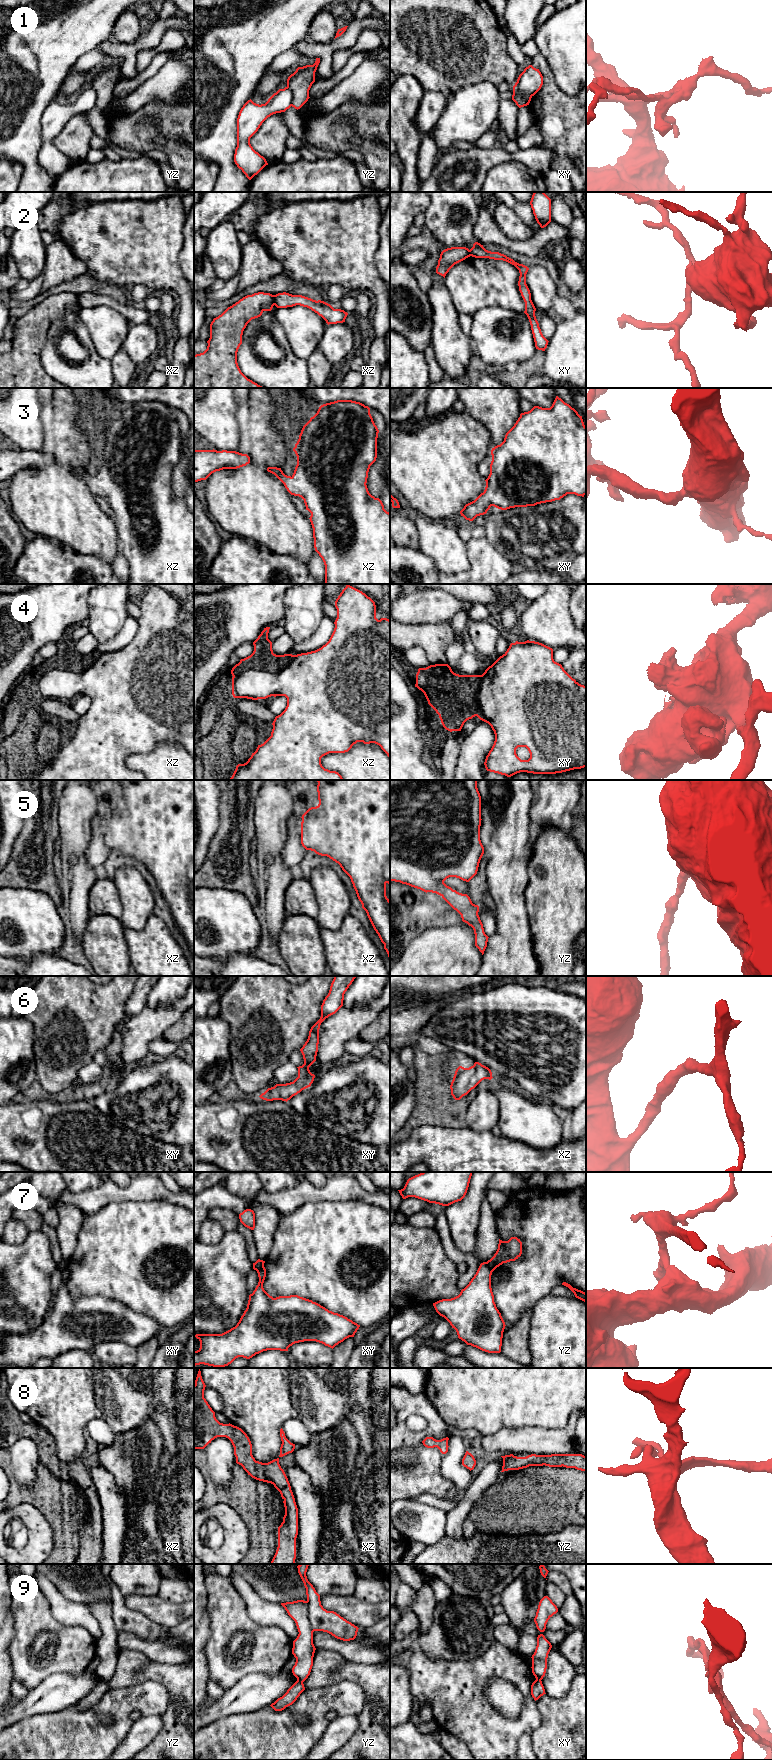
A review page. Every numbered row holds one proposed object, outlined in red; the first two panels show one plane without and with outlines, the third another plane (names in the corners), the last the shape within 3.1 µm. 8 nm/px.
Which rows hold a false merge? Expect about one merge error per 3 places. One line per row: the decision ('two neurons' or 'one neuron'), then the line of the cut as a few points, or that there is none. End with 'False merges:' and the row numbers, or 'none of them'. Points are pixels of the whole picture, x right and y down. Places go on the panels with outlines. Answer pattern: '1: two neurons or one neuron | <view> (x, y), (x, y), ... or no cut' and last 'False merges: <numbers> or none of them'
1: two neurons | yz (287, 86), (292, 93), (292, 105)
2: two neurons | xz (273, 295), (274, 304)
3: one neuron | no cut
4: two neurons | xy (481, 675), (478, 693), (472, 699), (444, 691), (437, 695)
5: one neuron | no cut
6: one neuron | no cut
7: two neurons | yz (486, 1262), (492, 1271)
8: one neuron | no cut
9: two neurons | yz (297, 1679), (302, 1682)
False merges: 1, 2, 4, 7, 9

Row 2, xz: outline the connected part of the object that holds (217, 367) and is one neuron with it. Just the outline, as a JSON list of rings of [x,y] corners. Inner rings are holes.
[[[258,292],[213,319],[207,349],[194,355],[194,388],[264,388],[241,372],[237,352],[247,324],[273,306],[274,295]]]

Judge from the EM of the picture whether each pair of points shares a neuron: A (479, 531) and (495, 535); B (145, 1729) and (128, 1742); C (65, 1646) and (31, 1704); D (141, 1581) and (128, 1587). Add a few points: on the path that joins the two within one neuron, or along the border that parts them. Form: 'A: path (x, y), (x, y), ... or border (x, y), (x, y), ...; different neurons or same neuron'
A: border (483, 527), (485, 536); different neurons
B: path (141, 1733), (132, 1742); same neuron
C: border (70, 1673), (52, 1673), (36, 1686), (29, 1689); different neurons
D: path (138, 1581), (134, 1581), (131, 1584); same neuron

